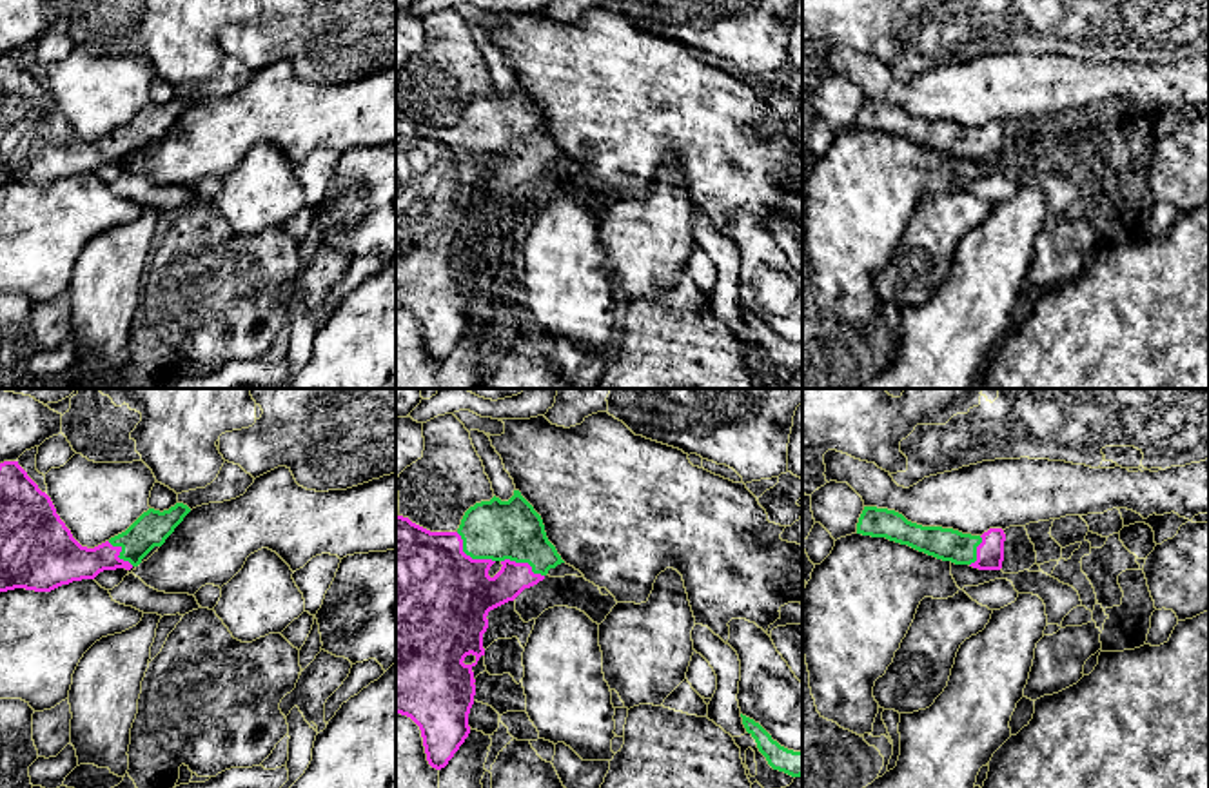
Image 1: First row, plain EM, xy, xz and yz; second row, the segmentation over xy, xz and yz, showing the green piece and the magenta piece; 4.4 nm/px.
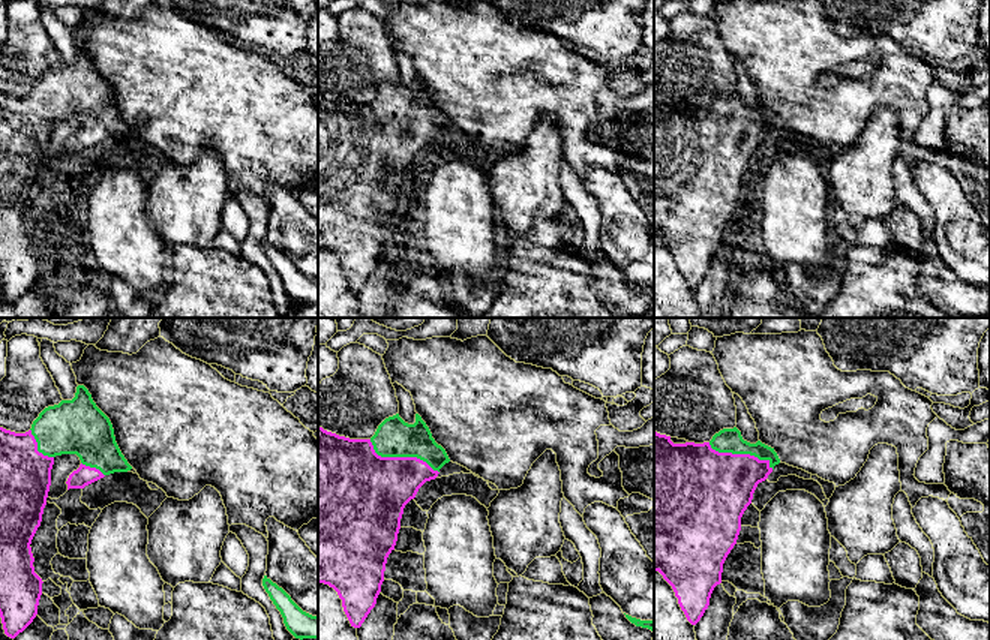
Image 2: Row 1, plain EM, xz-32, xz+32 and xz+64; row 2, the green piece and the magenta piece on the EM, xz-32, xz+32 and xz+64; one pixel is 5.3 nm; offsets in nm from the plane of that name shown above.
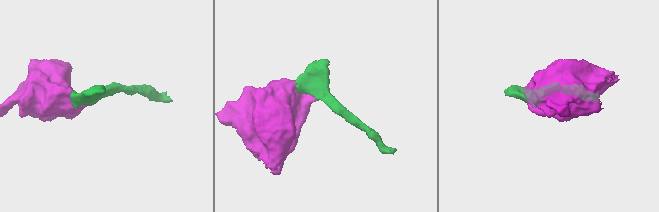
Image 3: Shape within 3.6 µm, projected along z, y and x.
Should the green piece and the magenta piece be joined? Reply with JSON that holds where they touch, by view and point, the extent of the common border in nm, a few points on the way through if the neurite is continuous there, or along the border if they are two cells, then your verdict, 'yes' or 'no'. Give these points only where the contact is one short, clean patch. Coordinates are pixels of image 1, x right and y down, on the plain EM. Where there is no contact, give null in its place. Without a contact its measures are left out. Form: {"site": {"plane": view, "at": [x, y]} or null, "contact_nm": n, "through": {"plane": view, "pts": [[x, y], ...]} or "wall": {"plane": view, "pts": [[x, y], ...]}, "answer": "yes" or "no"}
{"site": {"plane": "xz", "at": [471, 149]}, "contact_nm": 220, "answer": "yes"}

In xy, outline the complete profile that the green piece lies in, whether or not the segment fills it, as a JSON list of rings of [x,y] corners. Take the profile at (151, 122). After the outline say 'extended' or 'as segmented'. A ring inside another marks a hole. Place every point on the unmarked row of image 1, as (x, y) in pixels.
[[[4,54],[0,56],[0,185],[15,182],[51,185],[73,174],[94,172],[103,163],[131,163],[138,160],[154,140],[162,140],[189,105],[191,102],[183,96],[176,96],[163,105],[149,102],[125,125],[94,142],[87,142],[73,131],[71,123],[56,107],[51,91],[38,82],[18,54]]]; extended

